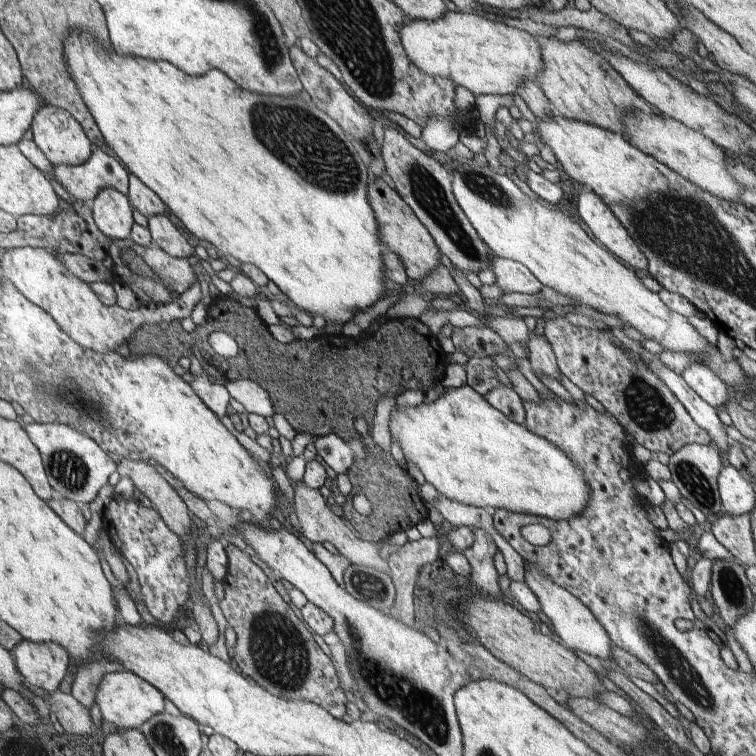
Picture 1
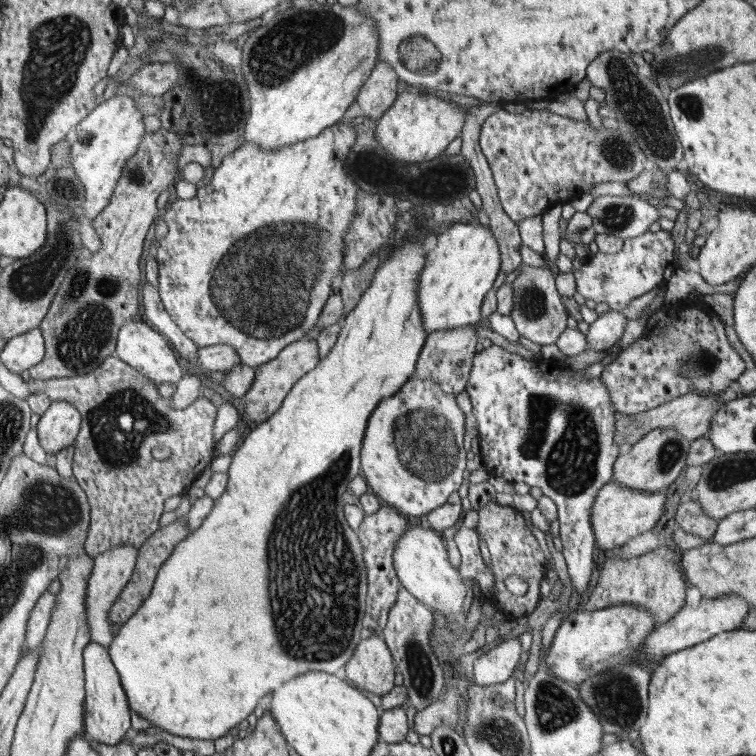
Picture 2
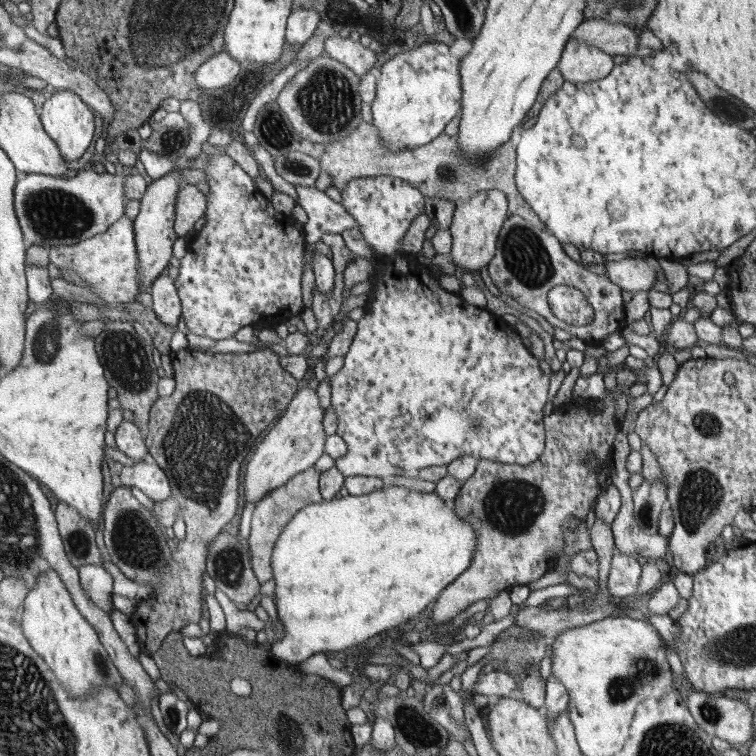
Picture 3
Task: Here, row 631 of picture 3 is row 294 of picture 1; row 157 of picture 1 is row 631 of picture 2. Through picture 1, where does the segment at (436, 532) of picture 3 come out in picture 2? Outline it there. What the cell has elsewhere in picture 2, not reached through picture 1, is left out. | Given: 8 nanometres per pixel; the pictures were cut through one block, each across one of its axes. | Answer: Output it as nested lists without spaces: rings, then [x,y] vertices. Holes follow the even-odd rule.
[[[420,242],[408,244],[401,248],[392,248],[388,256],[382,259],[379,270],[374,274],[370,287],[361,296],[358,304],[348,312],[343,320],[337,342],[324,358],[308,375],[298,380],[296,386],[285,398],[282,406],[270,415],[264,422],[253,425],[246,433],[242,445],[234,449],[232,462],[228,469],[226,491],[216,500],[216,506],[210,511],[208,518],[202,526],[193,530],[178,543],[176,550],[166,560],[164,566],[158,571],[153,592],[144,604],[138,608],[137,614],[122,623],[121,630],[114,638],[114,642],[107,646],[114,665],[120,674],[121,684],[130,703],[130,709],[148,720],[152,727],[160,728],[172,736],[194,738],[194,740],[216,740],[224,737],[228,730],[244,722],[248,714],[254,712],[260,698],[268,692],[262,692],[262,686],[270,682],[288,682],[298,675],[308,671],[322,671],[330,674],[335,672],[353,658],[357,647],[361,644],[361,630],[364,627],[364,609],[368,592],[368,576],[362,558],[362,544],[358,540],[349,520],[345,516],[344,494],[348,491],[349,483],[361,473],[362,436],[365,436],[370,415],[382,402],[382,398],[394,396],[394,392],[408,382],[408,376],[415,376],[418,358],[423,351],[428,332],[425,328],[425,317],[422,316],[421,301],[418,300],[421,272],[425,269],[428,252],[422,250]]]

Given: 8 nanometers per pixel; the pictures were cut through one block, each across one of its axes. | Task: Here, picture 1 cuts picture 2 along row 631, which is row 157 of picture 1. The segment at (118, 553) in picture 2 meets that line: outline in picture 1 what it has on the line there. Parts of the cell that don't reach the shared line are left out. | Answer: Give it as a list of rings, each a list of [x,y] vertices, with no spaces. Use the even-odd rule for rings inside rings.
[[[94,148],[93,155],[90,156],[88,162],[78,165],[58,165],[52,168],[52,174],[56,178],[59,187],[67,192],[72,199],[91,202],[98,192],[104,188],[116,188],[118,192],[122,192],[124,196],[129,191],[130,174],[126,172],[126,168],[118,162],[115,158],[108,155],[100,148]]]

